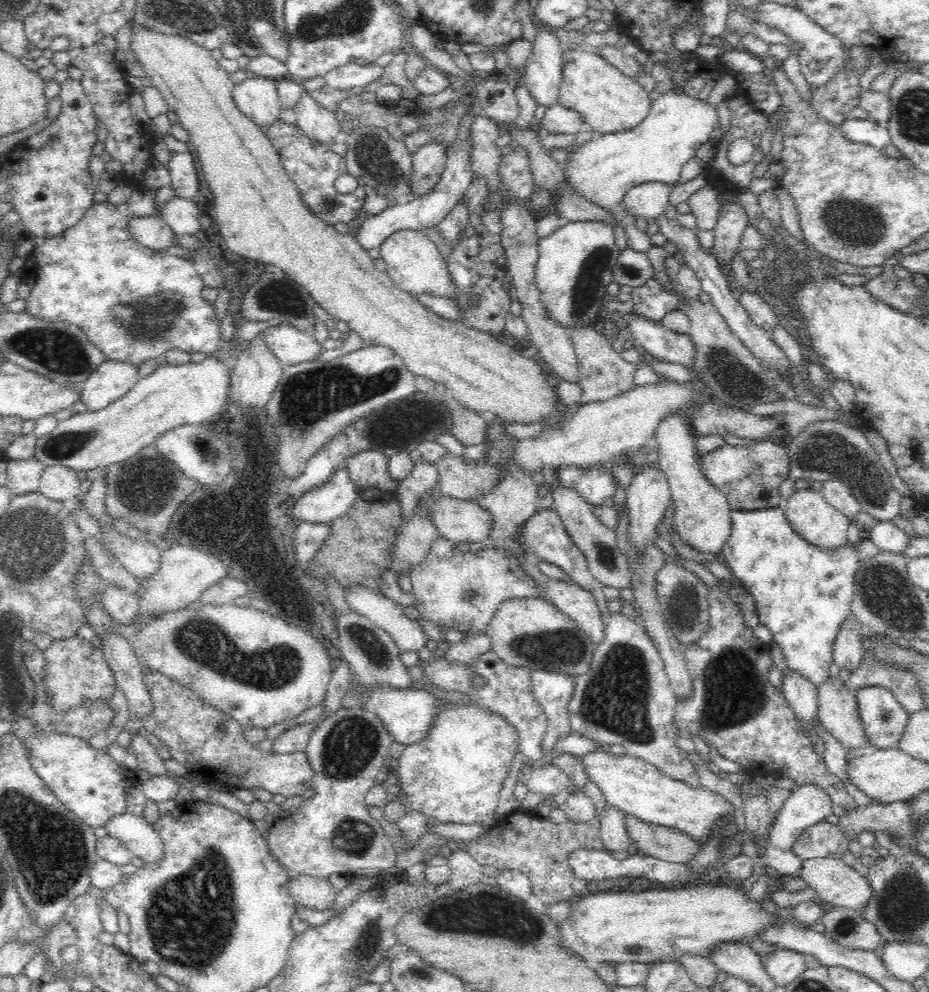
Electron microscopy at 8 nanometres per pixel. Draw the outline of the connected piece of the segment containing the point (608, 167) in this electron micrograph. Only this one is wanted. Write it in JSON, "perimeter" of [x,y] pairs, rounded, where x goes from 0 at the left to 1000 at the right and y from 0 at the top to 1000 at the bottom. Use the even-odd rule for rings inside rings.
{"perimeter":[[[726,89],[703,101],[700,113],[684,128],[640,136],[622,146],[605,165],[608,180],[629,202],[660,216],[674,233],[676,250],[695,255],[703,248],[700,238],[687,233],[685,221],[670,211],[670,200],[680,188],[689,188],[693,183],[729,185],[736,165],[747,159],[756,145],[764,141],[764,135],[773,125],[771,110]]]}

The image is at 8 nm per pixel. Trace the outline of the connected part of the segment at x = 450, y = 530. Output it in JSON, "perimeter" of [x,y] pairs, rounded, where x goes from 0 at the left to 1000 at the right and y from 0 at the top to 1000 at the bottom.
{"perimeter":[[[467,494],[451,503],[448,514],[462,518],[476,542],[498,552],[505,547],[523,547],[532,533],[530,520],[516,508],[493,503],[467,505]]]}

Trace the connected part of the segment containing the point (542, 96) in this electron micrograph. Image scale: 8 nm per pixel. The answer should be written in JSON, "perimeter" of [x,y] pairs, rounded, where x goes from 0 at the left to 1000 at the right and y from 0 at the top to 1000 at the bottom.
{"perimeter":[[[576,23],[578,31],[574,42],[574,56],[566,65],[562,83],[577,106],[592,109],[602,105],[606,81],[606,56],[596,31]]]}

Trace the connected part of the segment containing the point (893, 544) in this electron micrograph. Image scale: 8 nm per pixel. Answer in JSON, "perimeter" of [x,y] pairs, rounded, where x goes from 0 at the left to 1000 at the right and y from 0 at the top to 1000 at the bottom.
{"perimeter":[[[945,525],[934,536],[934,542],[947,556],[967,559],[971,559],[981,546],[981,541],[966,532],[960,525]]]}

